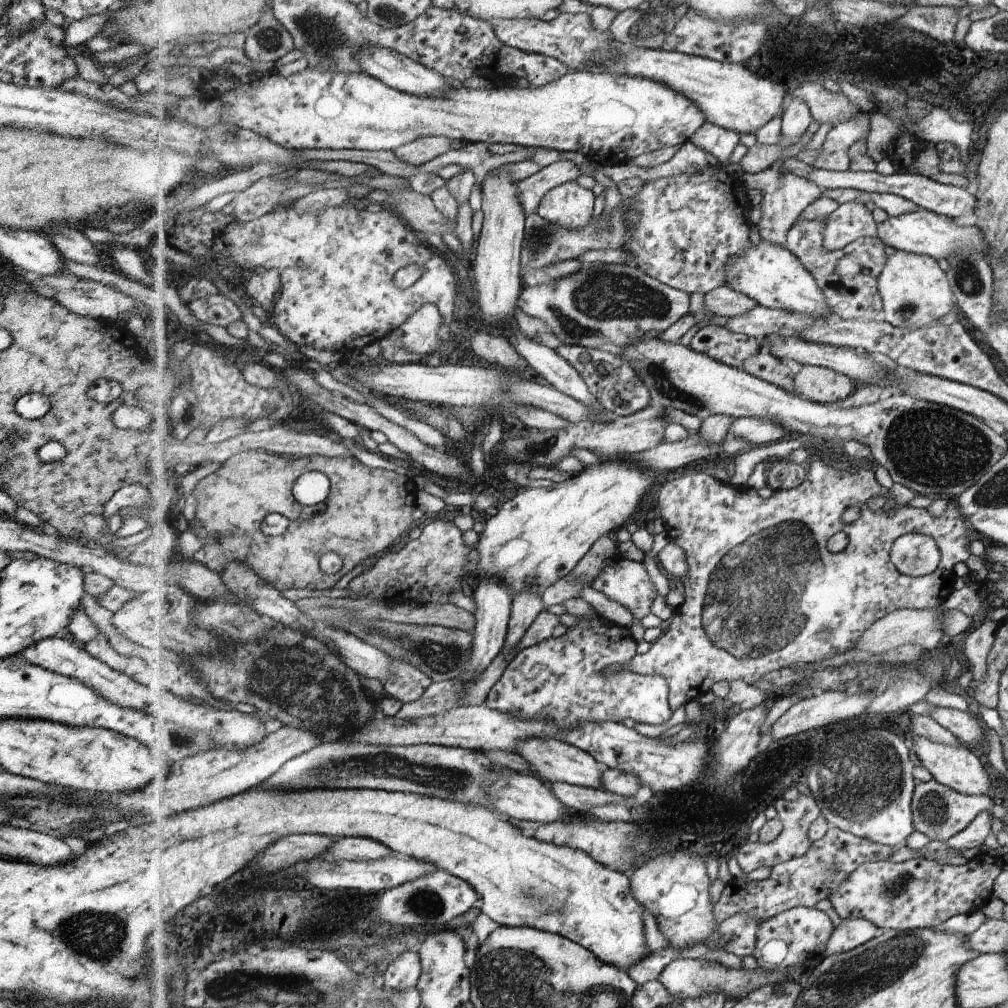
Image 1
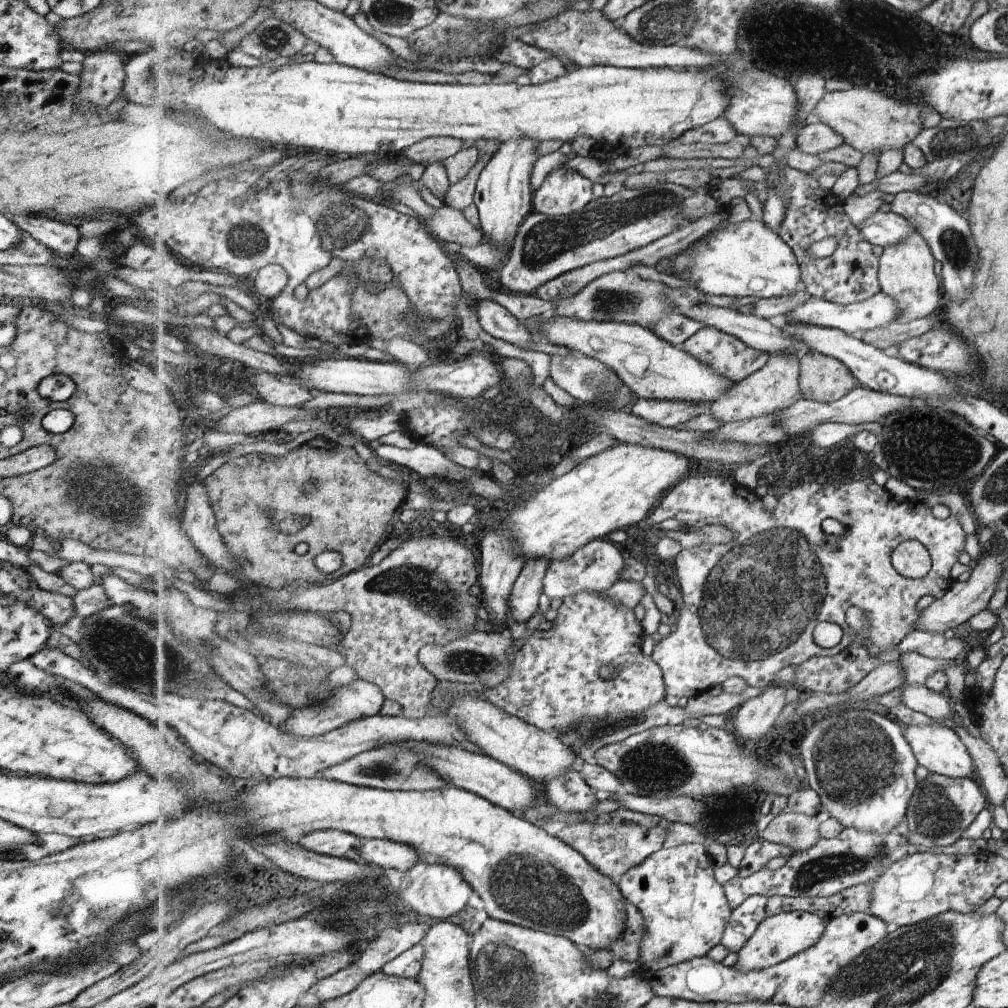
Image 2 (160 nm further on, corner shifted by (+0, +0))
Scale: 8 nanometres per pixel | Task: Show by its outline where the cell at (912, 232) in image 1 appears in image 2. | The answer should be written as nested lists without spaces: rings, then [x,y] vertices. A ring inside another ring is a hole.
[[[877,212],[857,228],[871,244],[884,248],[905,242],[913,232],[919,232],[909,218],[895,212]]]

